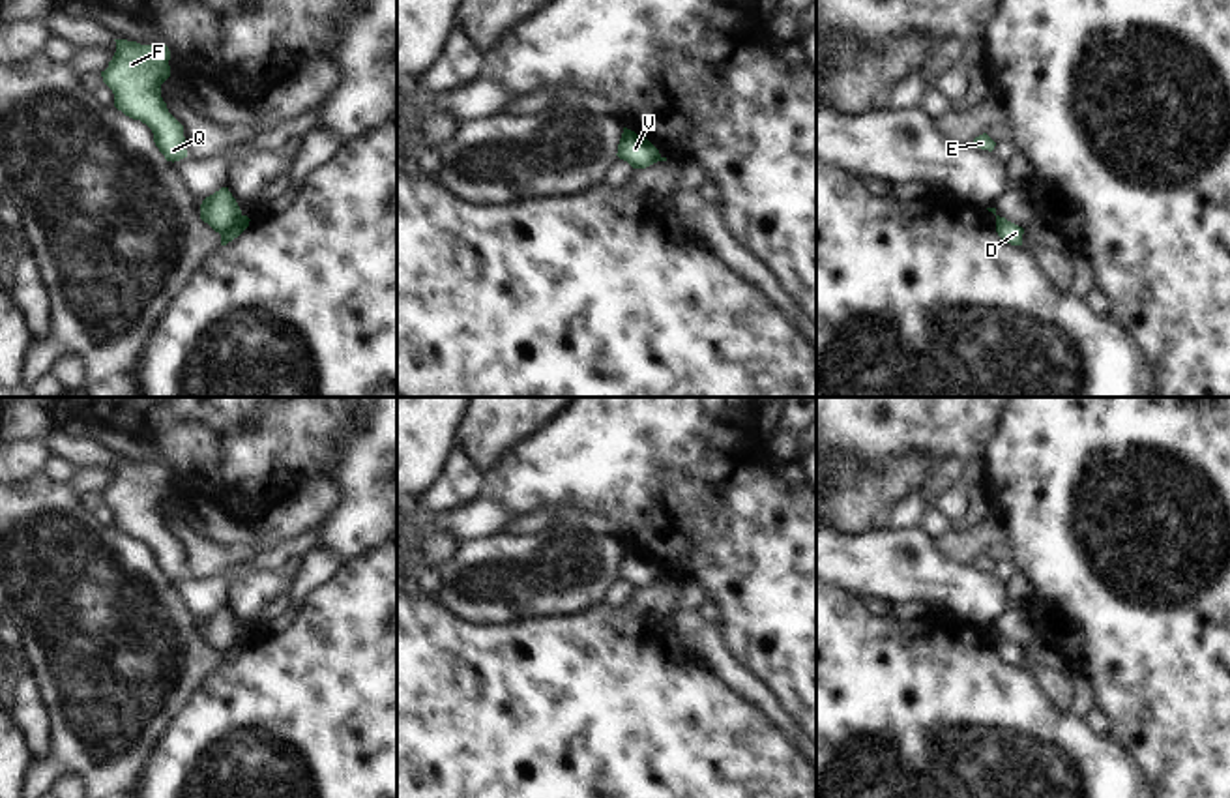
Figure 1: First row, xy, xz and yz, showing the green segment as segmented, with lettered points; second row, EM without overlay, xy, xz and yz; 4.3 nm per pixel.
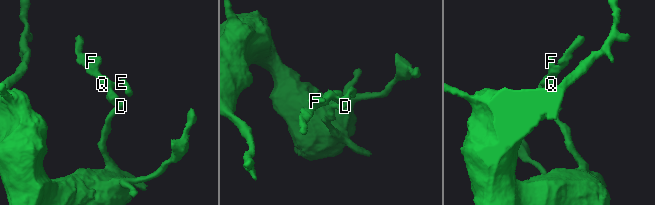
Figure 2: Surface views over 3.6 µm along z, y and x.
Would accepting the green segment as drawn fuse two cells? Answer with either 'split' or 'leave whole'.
split

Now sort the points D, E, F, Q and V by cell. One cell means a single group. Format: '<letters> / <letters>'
D / E F Q V

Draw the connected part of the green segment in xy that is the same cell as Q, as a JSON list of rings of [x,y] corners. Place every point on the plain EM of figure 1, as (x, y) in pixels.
[[[114,459],[116,472],[101,491],[103,502],[114,513],[114,526],[140,539],[154,553],[154,562],[167,581],[187,577],[183,545],[168,532],[161,504],[170,496],[167,465],[140,465]]]

